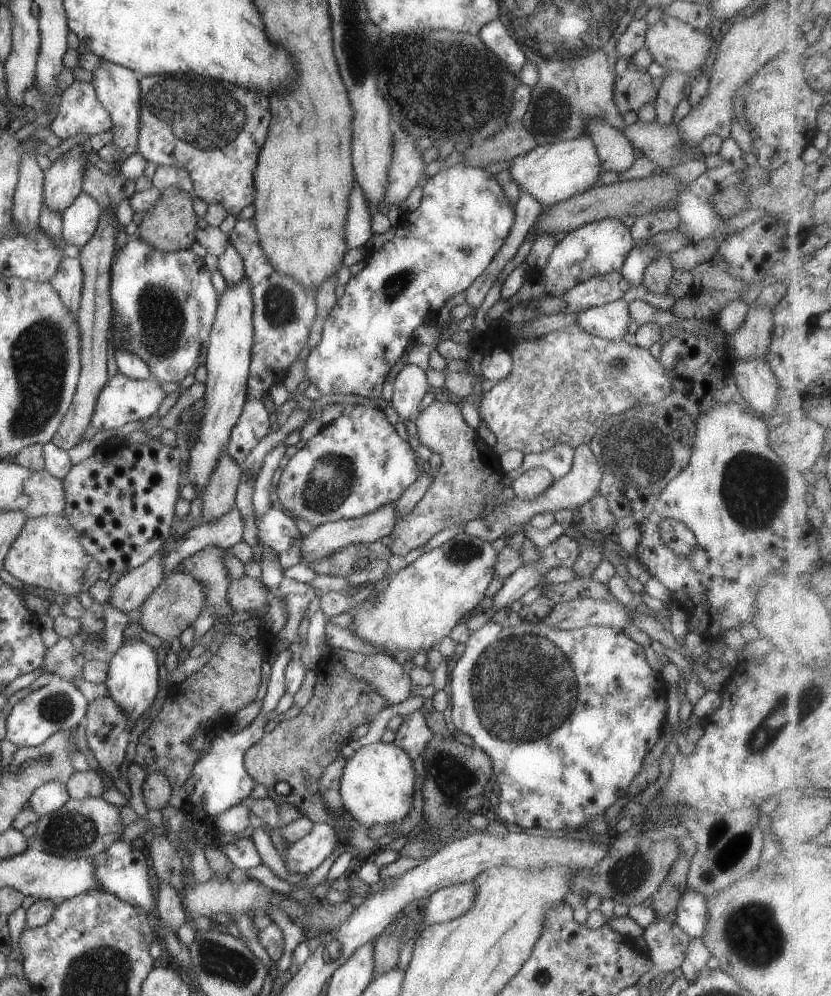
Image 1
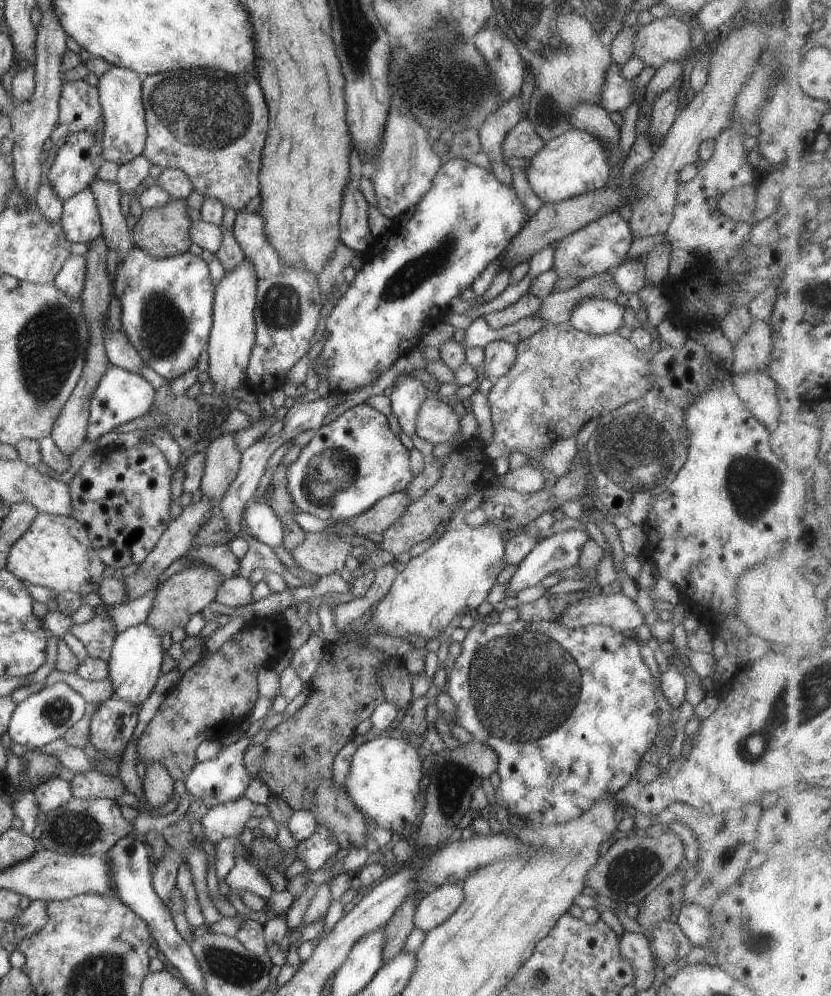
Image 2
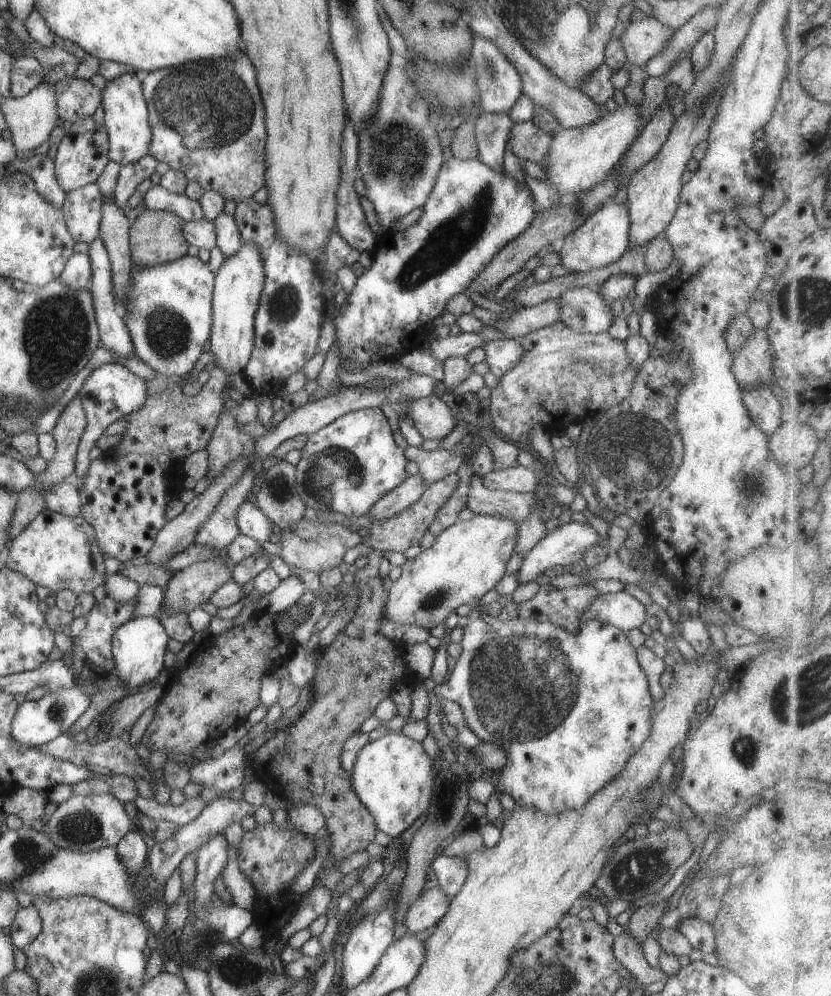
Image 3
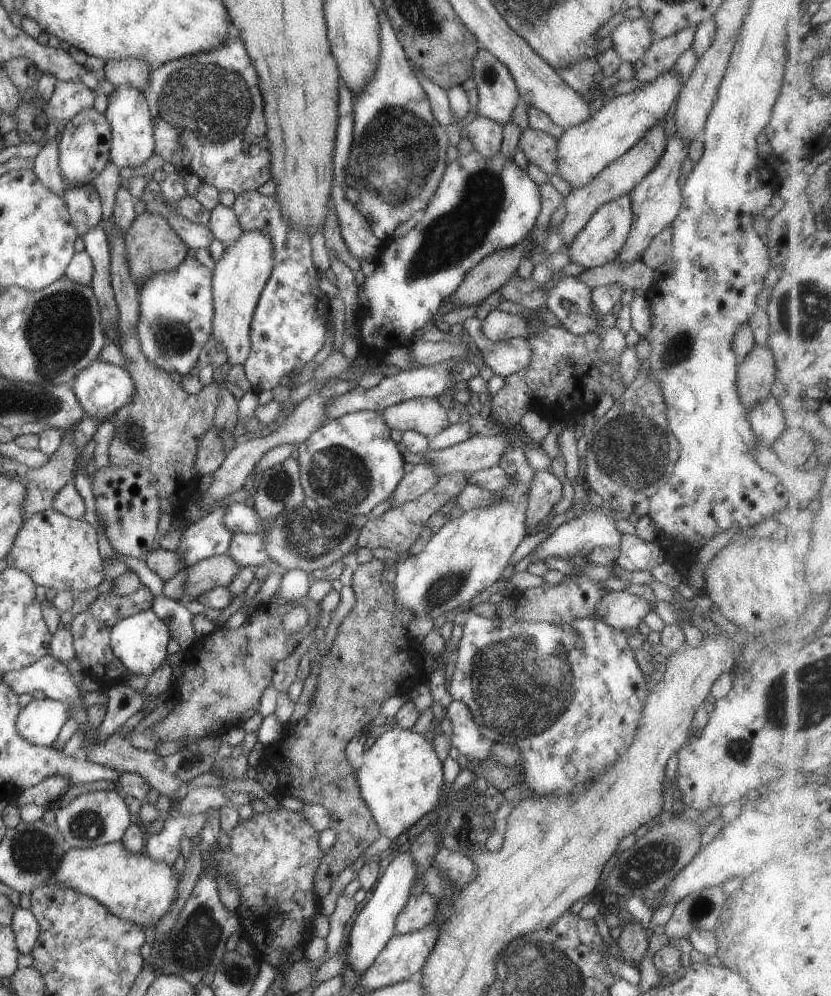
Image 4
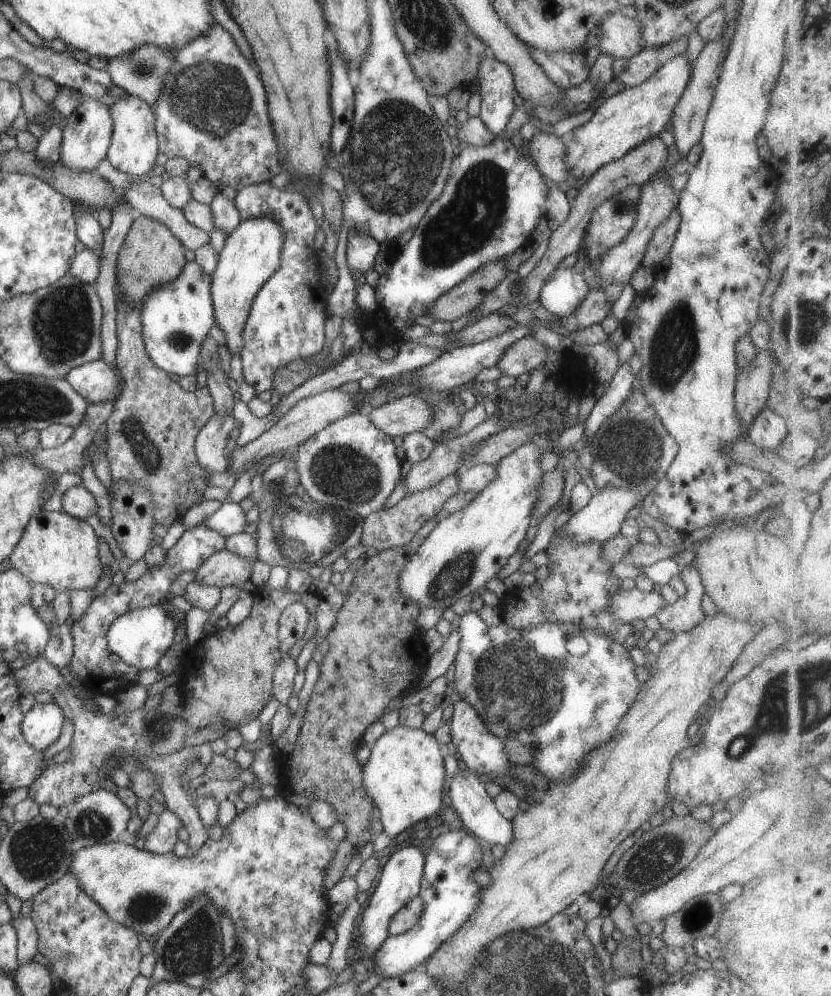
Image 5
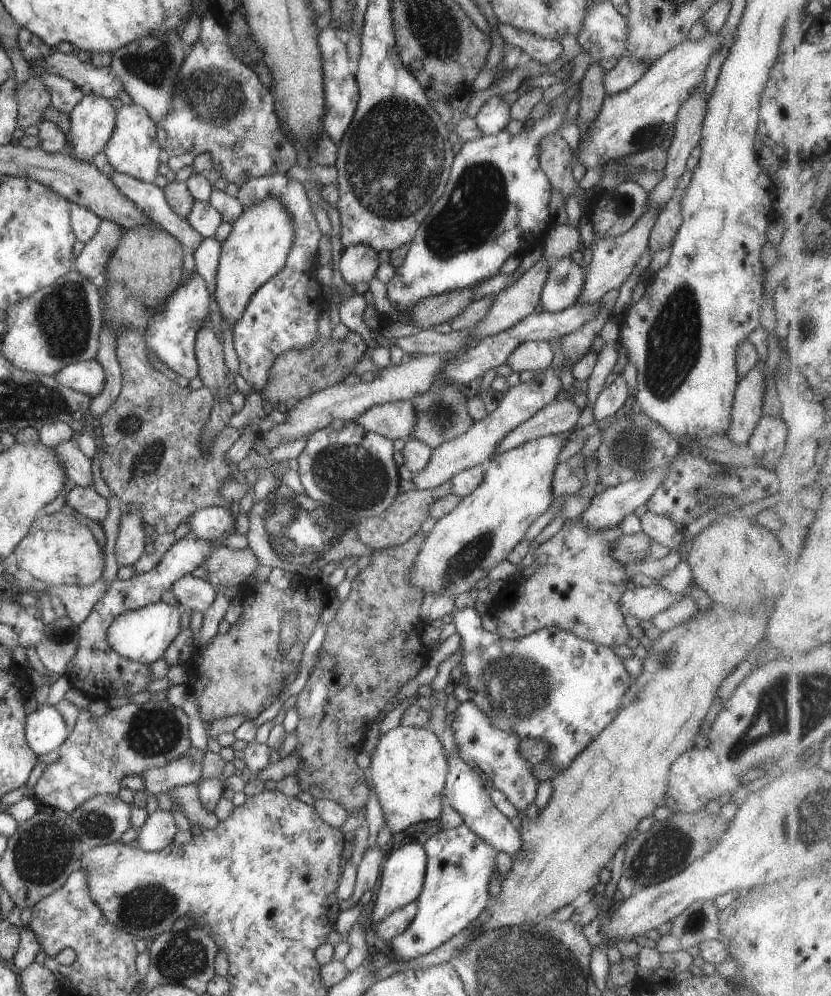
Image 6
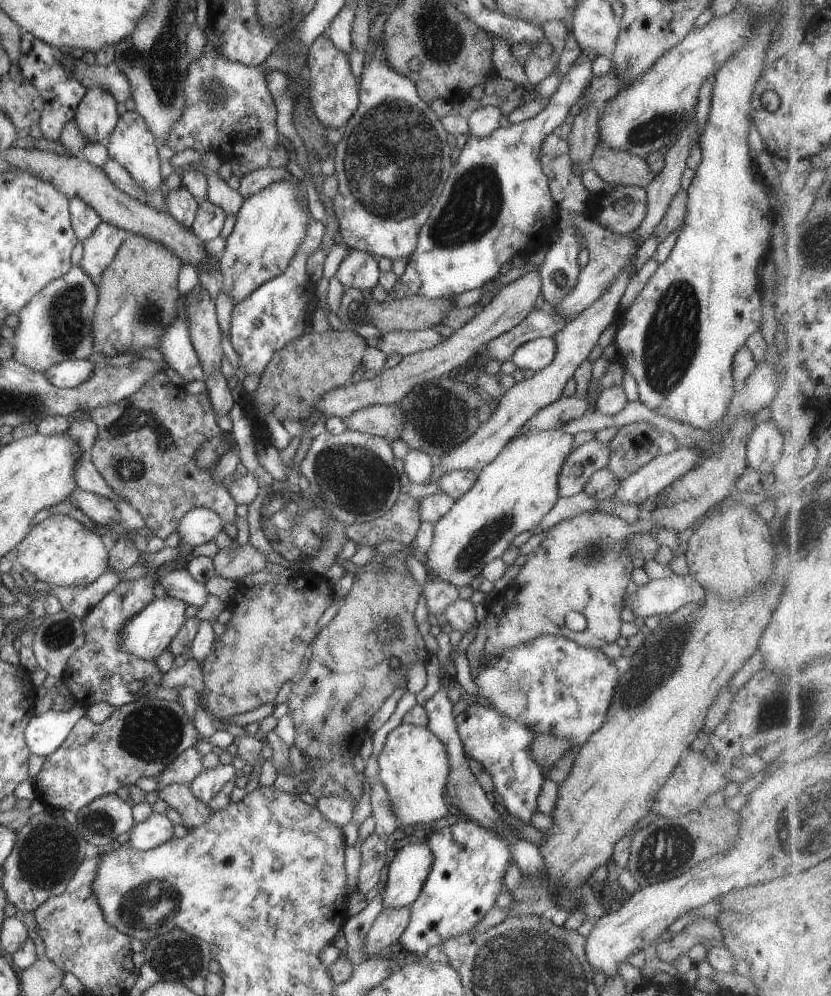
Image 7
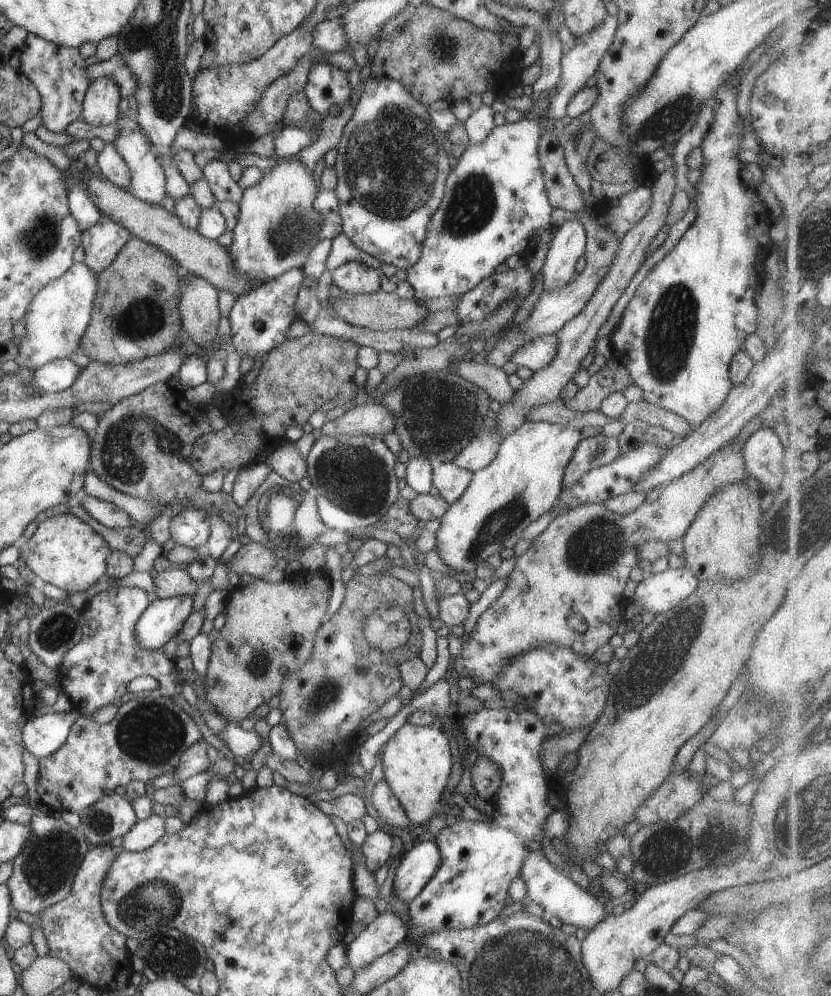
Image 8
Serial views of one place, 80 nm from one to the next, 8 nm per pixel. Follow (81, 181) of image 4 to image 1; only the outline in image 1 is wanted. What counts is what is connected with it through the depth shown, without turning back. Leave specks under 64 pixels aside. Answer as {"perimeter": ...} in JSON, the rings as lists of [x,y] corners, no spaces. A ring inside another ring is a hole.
{"perimeter":[[[87,144],[73,147],[55,159],[44,172],[42,204],[61,214],[82,191],[84,166],[90,161],[82,153]]]}

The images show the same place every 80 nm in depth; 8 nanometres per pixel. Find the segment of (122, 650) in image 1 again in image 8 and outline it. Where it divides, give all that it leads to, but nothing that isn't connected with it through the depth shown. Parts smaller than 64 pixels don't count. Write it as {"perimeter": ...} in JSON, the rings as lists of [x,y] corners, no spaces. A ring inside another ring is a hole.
{"perimeter":[[[171,596],[151,599],[141,612],[133,630],[135,640],[145,650],[162,648],[183,627],[185,618],[193,612],[193,596]]]}

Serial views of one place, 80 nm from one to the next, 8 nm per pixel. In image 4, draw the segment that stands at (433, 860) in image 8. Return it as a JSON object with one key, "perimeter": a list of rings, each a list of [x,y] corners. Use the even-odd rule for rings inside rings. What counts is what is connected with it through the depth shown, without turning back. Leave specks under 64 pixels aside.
{"perimeter":[[[407,850],[407,852],[395,856],[375,882],[371,898],[359,910],[347,939],[347,951],[344,958],[349,962],[353,973],[359,975],[365,973],[367,968],[371,966],[371,962],[375,960],[375,956],[383,950],[383,946],[387,944],[389,938],[394,936],[393,922],[411,896],[417,870],[419,868],[415,866],[415,860],[413,860],[411,852]]]}

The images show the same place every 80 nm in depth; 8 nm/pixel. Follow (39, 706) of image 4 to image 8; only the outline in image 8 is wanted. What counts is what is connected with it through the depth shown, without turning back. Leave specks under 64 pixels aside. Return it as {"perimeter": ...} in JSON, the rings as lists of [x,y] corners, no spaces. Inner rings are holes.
{"perimeter":[[[77,712],[43,714],[30,718],[22,729],[22,744],[37,760],[52,754],[69,733],[71,724],[79,716]]]}

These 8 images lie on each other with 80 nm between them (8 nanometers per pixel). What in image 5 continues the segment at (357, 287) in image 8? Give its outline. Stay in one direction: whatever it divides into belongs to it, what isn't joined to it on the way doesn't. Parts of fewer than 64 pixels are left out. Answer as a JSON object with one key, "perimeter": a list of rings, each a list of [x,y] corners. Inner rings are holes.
{"perimeter":[[[349,234],[346,244],[345,264],[355,272],[365,272],[375,264],[375,256],[380,252],[379,246],[367,234]]]}

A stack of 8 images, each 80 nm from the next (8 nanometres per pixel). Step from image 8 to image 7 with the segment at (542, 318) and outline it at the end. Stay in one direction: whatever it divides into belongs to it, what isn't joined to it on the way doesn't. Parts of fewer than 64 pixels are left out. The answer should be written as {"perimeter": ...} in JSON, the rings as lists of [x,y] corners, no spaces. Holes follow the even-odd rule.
{"perimeter":[[[558,209],[556,216],[560,224],[570,224],[580,231],[585,238],[585,248],[589,255],[589,261],[585,268],[580,270],[575,286],[559,302],[545,304],[544,307],[547,312],[553,312],[553,314],[557,314],[559,318],[563,318],[567,322],[581,313],[587,306],[590,306],[591,302],[597,300],[605,292],[605,288],[615,280],[615,276],[623,270],[623,266],[634,258],[637,244],[635,244],[631,232],[621,235],[614,234],[600,226],[597,220],[588,218],[586,213],[573,213]]]}

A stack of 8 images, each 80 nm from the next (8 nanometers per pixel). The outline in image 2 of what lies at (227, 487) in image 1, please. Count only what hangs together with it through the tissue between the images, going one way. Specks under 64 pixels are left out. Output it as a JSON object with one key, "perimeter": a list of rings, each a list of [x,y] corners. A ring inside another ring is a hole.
{"perimeter":[[[231,433],[220,434],[210,442],[205,450],[205,460],[198,490],[203,497],[210,499],[214,511],[219,506],[224,492],[230,482],[236,477],[240,452],[234,448],[234,438]]]}

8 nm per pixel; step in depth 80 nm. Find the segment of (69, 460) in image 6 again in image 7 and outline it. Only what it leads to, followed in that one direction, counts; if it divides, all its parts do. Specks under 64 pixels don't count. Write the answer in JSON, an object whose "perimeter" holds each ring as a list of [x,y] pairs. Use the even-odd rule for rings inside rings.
{"perimeter":[[[81,453],[81,456],[77,458],[77,464],[75,464],[75,470],[73,470],[73,478],[75,478],[75,484],[77,489],[83,492],[89,492],[97,496],[103,496],[111,502],[120,502],[123,498],[120,498],[107,486],[107,482],[103,481],[103,478],[97,473],[97,470],[91,464],[87,454]]]}

